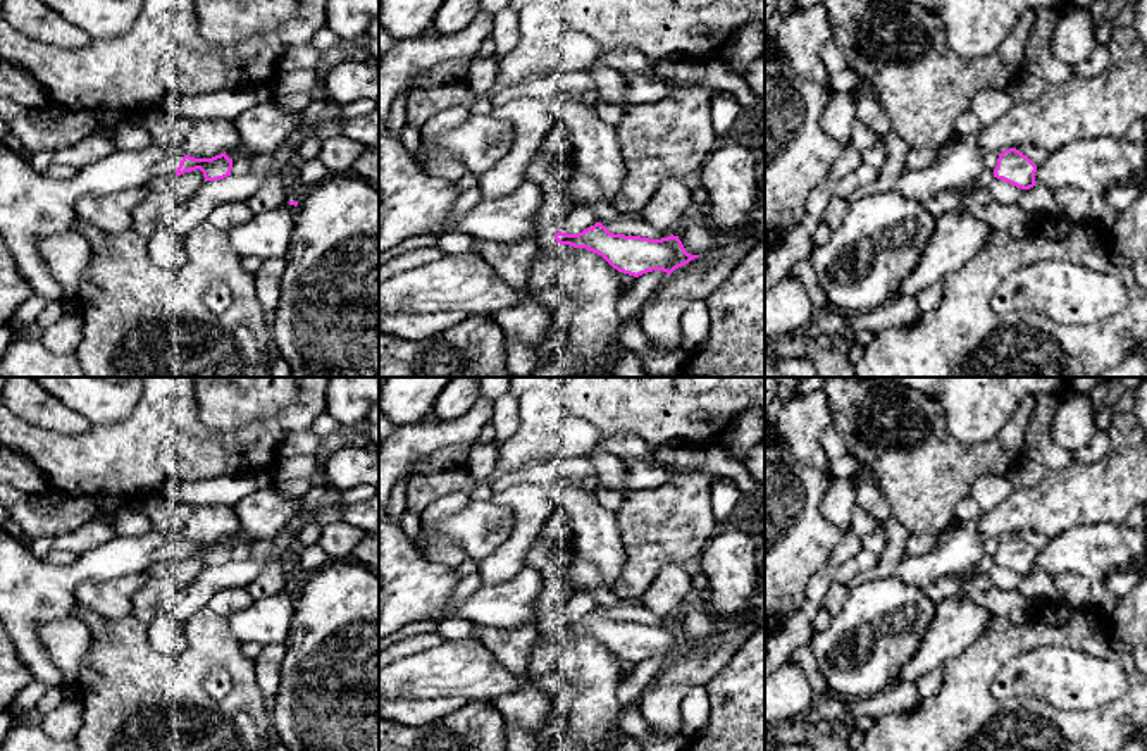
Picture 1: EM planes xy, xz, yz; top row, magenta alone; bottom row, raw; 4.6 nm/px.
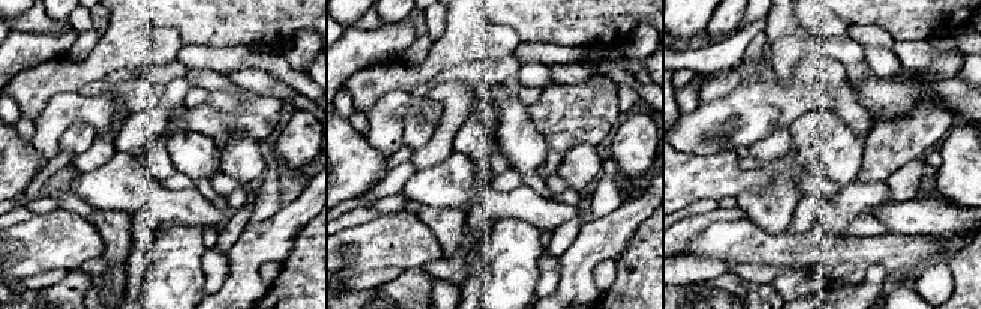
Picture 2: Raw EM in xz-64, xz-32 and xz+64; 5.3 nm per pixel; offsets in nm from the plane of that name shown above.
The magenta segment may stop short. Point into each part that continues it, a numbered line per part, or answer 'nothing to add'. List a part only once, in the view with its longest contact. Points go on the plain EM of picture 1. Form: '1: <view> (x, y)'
1: xy (33, 591)

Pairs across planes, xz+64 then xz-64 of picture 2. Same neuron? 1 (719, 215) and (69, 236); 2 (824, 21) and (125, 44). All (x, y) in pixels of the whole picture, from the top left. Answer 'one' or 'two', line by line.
1: two
2: one

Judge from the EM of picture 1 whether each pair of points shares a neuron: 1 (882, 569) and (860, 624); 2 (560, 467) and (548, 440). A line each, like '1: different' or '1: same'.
1: different
2: different

